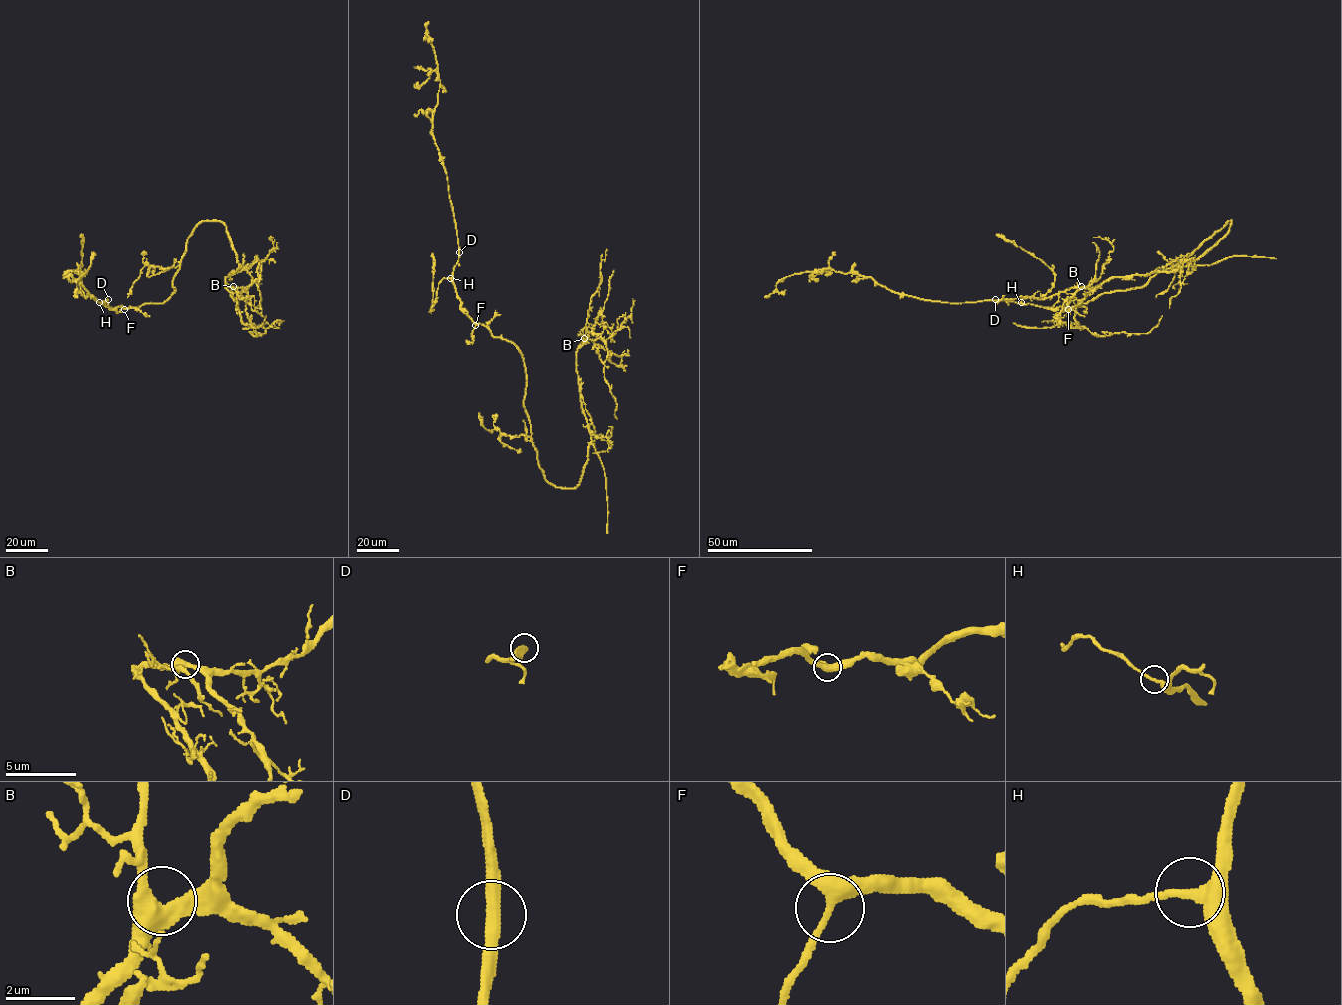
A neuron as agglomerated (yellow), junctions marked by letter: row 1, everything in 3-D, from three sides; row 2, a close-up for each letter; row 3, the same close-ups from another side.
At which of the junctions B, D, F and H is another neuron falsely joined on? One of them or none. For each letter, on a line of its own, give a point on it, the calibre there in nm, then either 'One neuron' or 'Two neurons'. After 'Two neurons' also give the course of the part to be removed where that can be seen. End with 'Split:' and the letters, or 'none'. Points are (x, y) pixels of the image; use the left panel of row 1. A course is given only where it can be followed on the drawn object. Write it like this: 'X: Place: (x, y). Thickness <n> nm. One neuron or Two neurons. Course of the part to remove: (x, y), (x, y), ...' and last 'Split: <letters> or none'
B: Place: (233, 286). Thickness 440 nm. One neuron
D: Place: (108, 299). Thickness 360 nm. One neuron
F: Place: (124, 309). Thickness 340 nm. One neuron
H: Place: (99, 302). Thickness 280 nm. One neuron
Split: none

